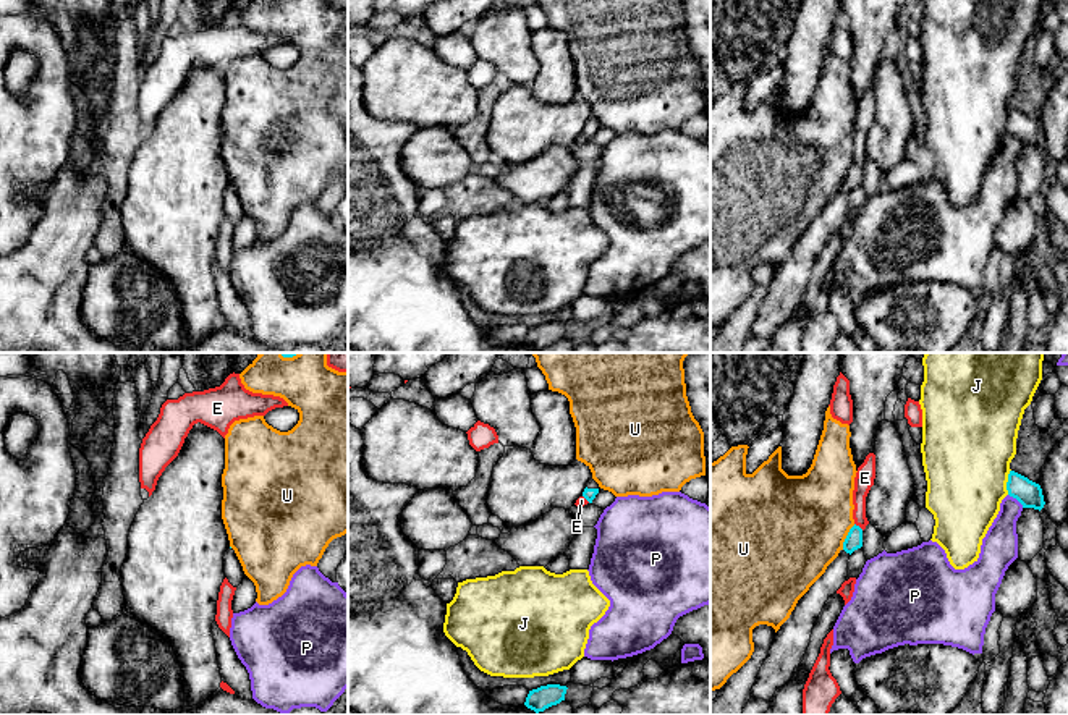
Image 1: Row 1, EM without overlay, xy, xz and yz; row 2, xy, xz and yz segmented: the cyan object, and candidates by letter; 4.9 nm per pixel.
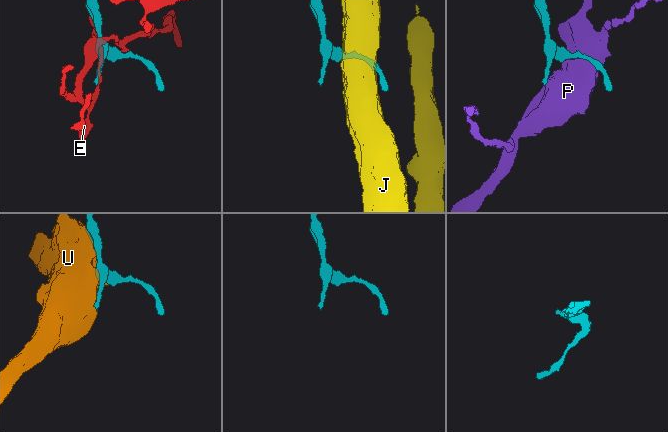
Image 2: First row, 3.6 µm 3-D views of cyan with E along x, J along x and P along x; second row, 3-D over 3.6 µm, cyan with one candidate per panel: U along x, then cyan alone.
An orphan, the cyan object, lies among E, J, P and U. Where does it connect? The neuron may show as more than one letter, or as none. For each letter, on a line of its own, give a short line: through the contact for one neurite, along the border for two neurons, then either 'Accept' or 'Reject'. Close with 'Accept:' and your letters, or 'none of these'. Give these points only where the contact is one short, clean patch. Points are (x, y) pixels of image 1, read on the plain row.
E: Reject
J: Line: yz (1010, 107), (1007, 131). Reject
P: Reject
U: Reject
Accept: none of these

